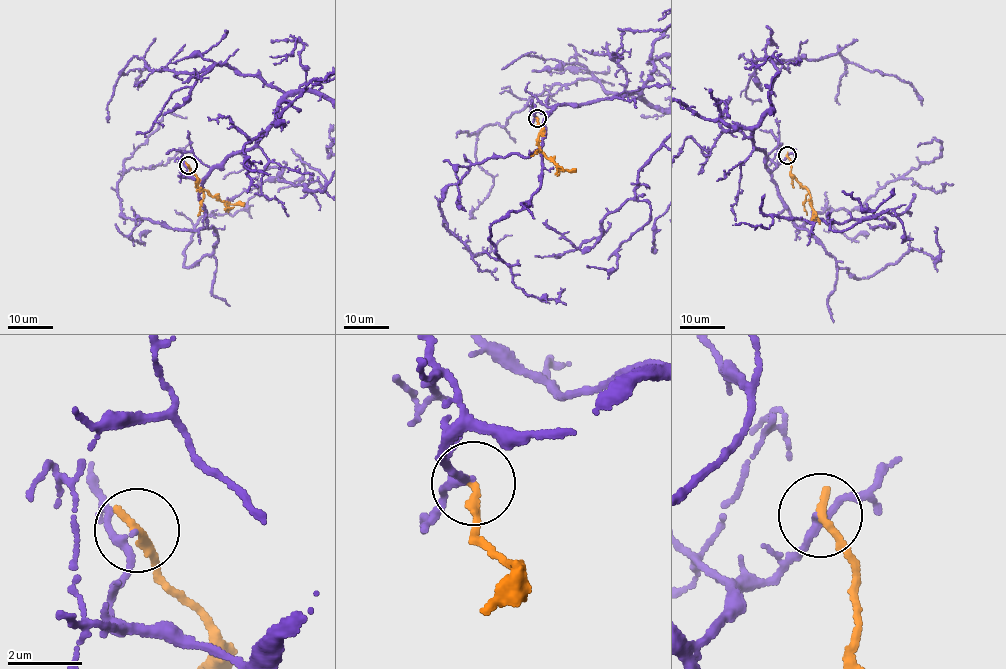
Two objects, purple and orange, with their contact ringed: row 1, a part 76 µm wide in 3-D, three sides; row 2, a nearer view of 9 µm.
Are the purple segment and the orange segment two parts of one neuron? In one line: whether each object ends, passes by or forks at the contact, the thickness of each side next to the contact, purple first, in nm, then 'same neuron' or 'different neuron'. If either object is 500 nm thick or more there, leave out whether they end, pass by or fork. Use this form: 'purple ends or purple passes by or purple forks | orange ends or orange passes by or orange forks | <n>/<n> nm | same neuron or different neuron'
purple passes by | orange ends | 190/260 nm | different neuron

